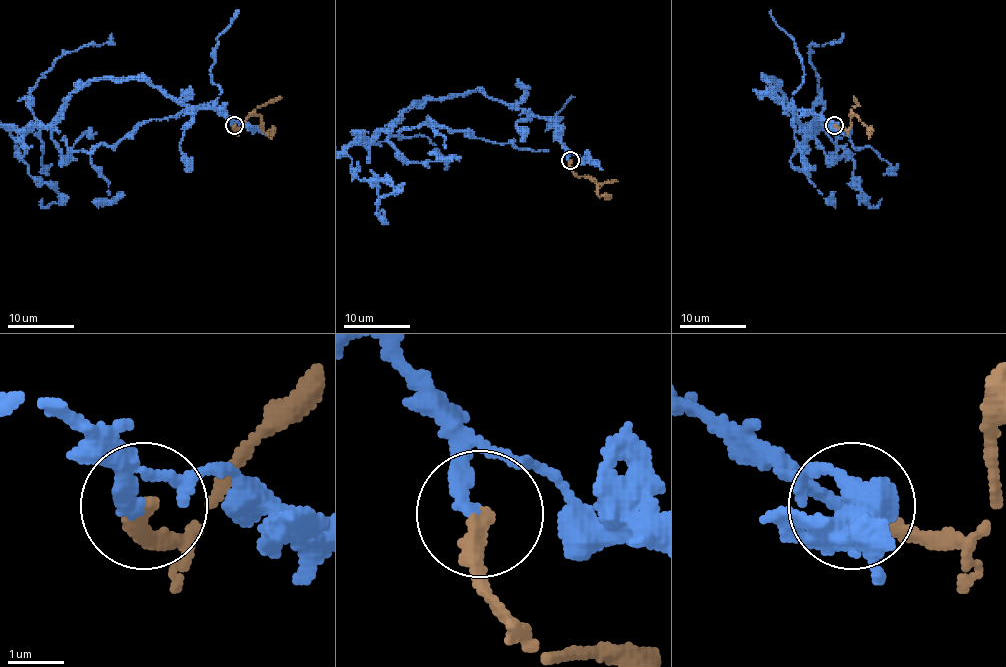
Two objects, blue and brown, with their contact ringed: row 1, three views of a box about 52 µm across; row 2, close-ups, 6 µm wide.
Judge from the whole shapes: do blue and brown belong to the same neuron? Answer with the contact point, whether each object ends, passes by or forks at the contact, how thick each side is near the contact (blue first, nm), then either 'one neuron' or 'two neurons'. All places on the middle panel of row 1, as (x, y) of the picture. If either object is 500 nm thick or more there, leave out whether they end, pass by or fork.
at (570, 160); blue ends there; brown ends there; 240 nm thick on the blue side, 360 nm on the other; one neuron

